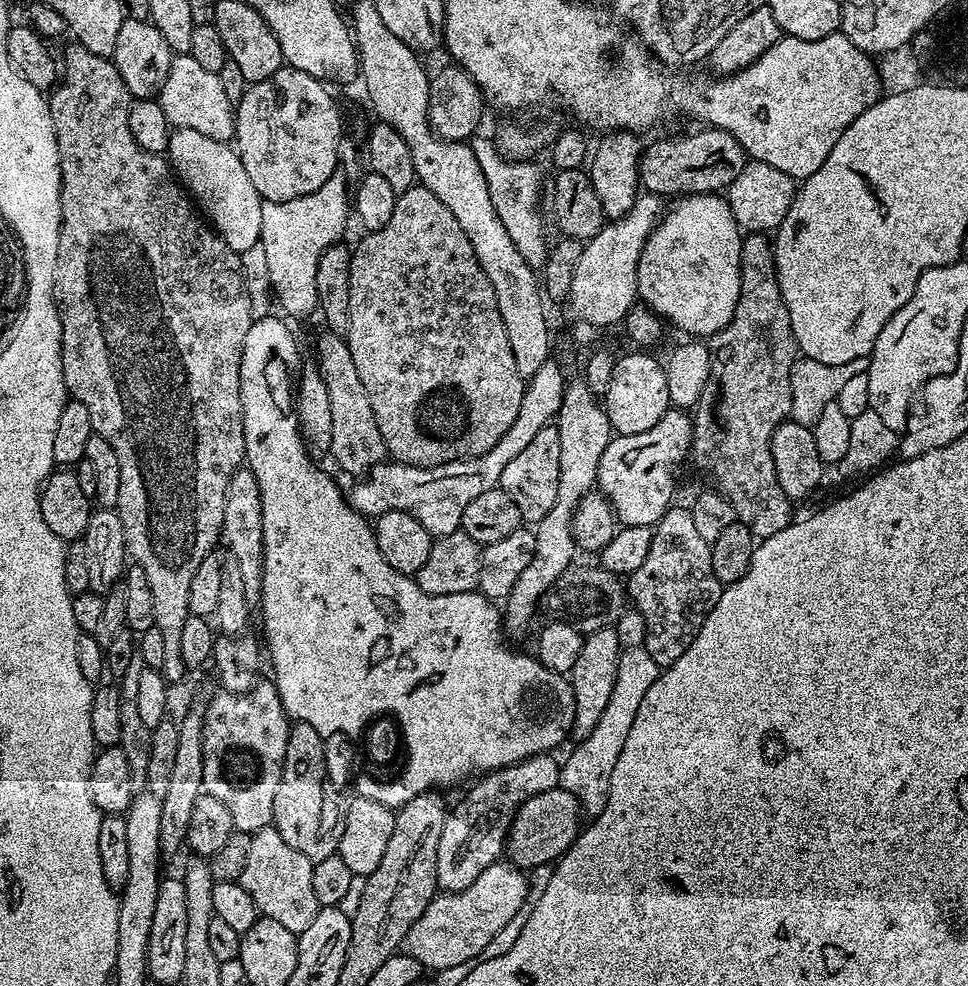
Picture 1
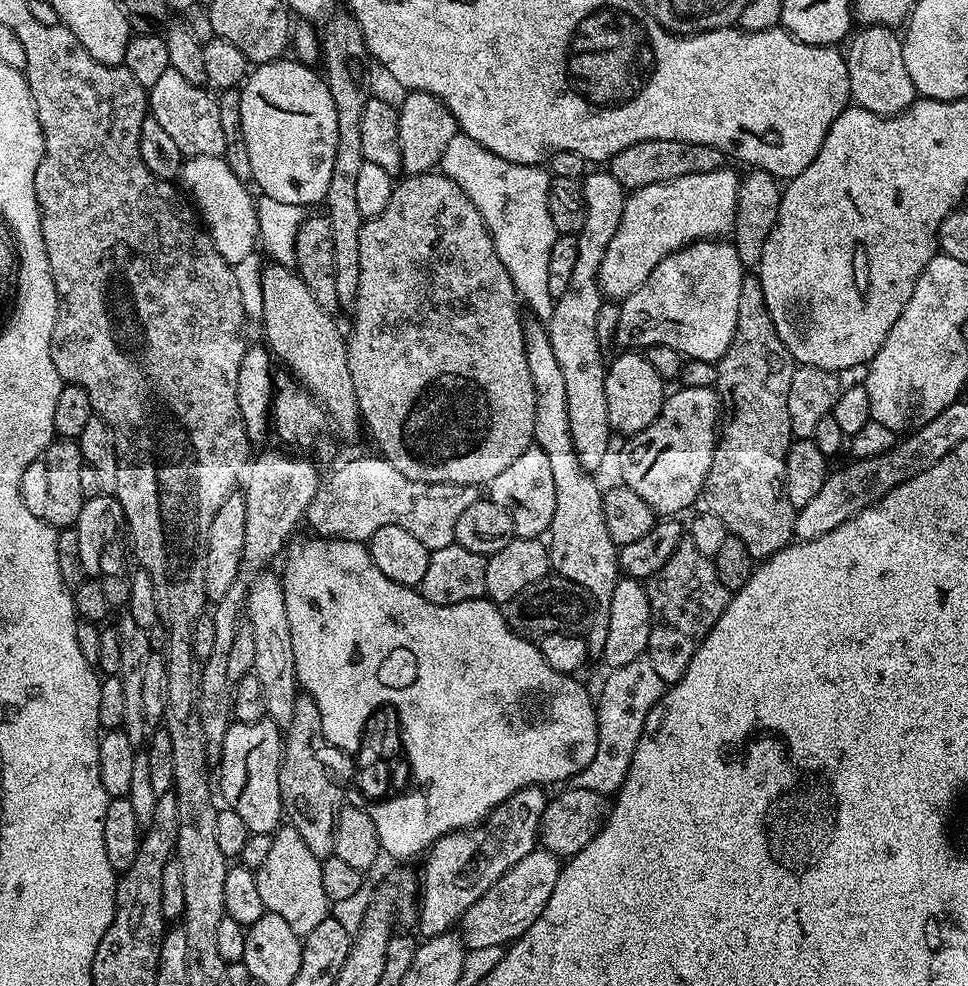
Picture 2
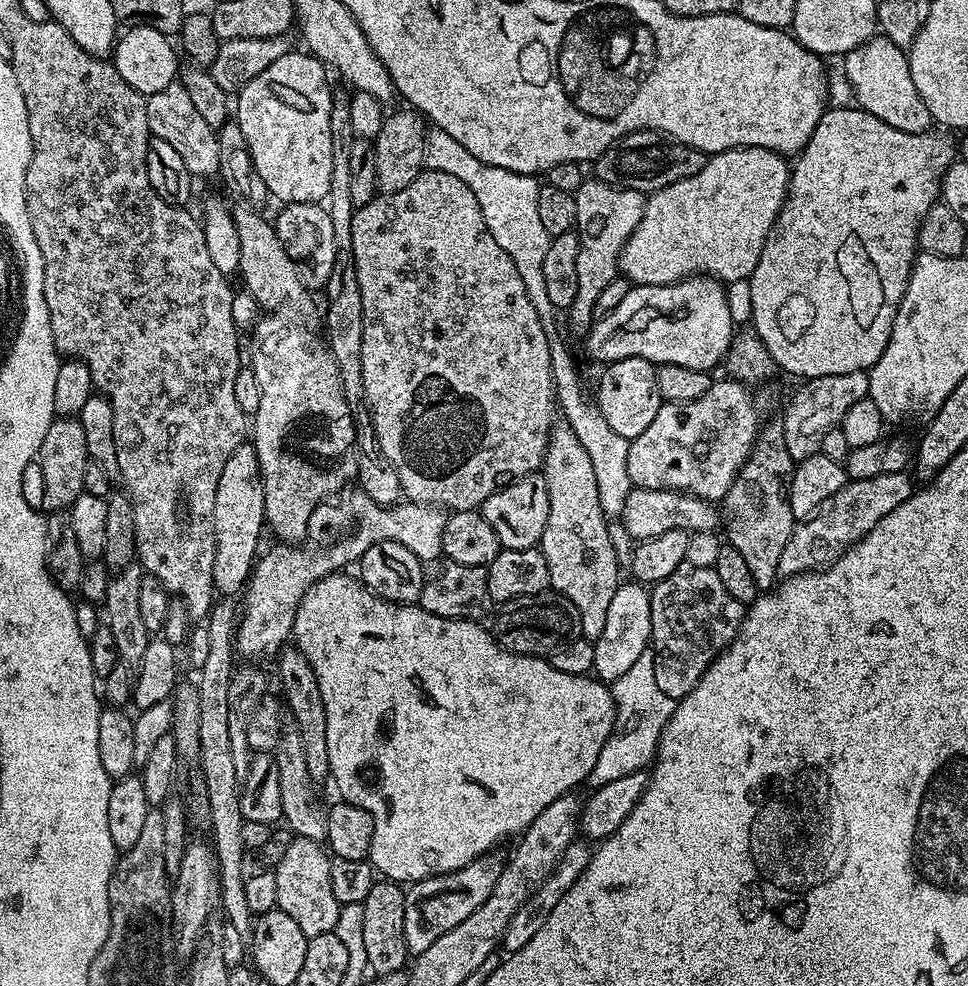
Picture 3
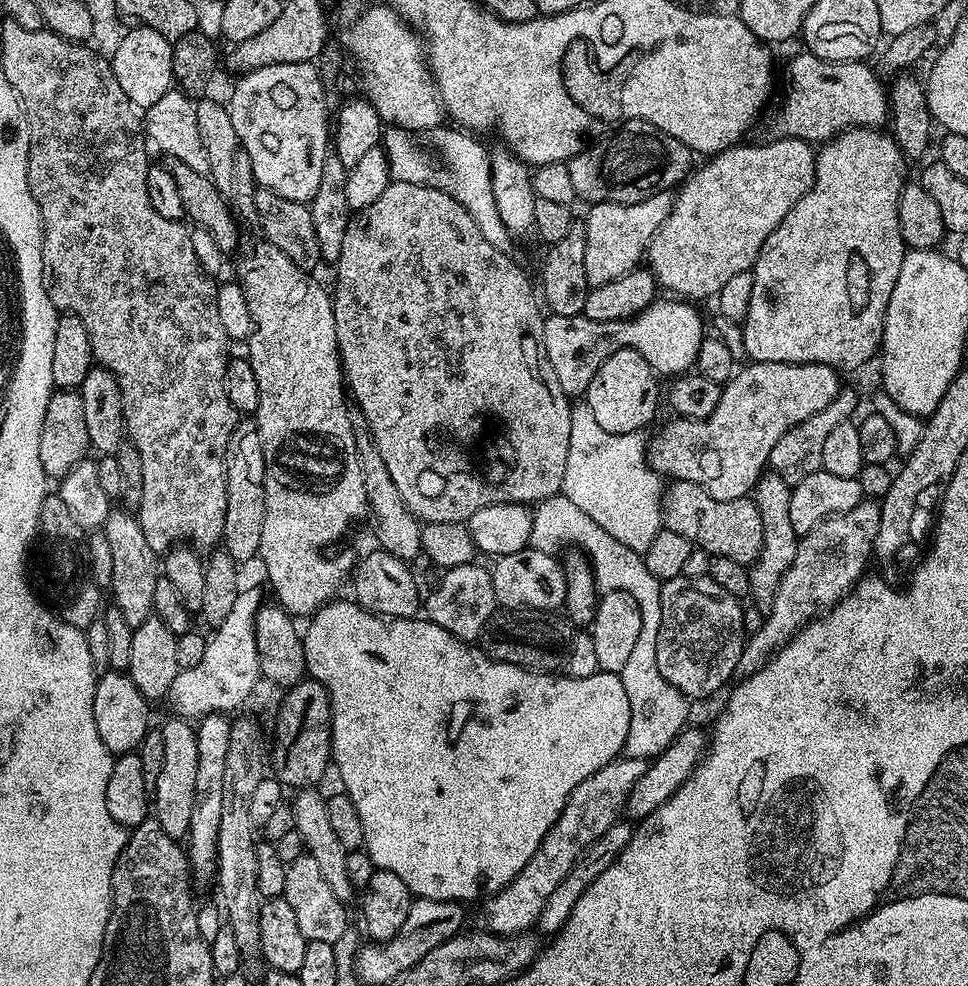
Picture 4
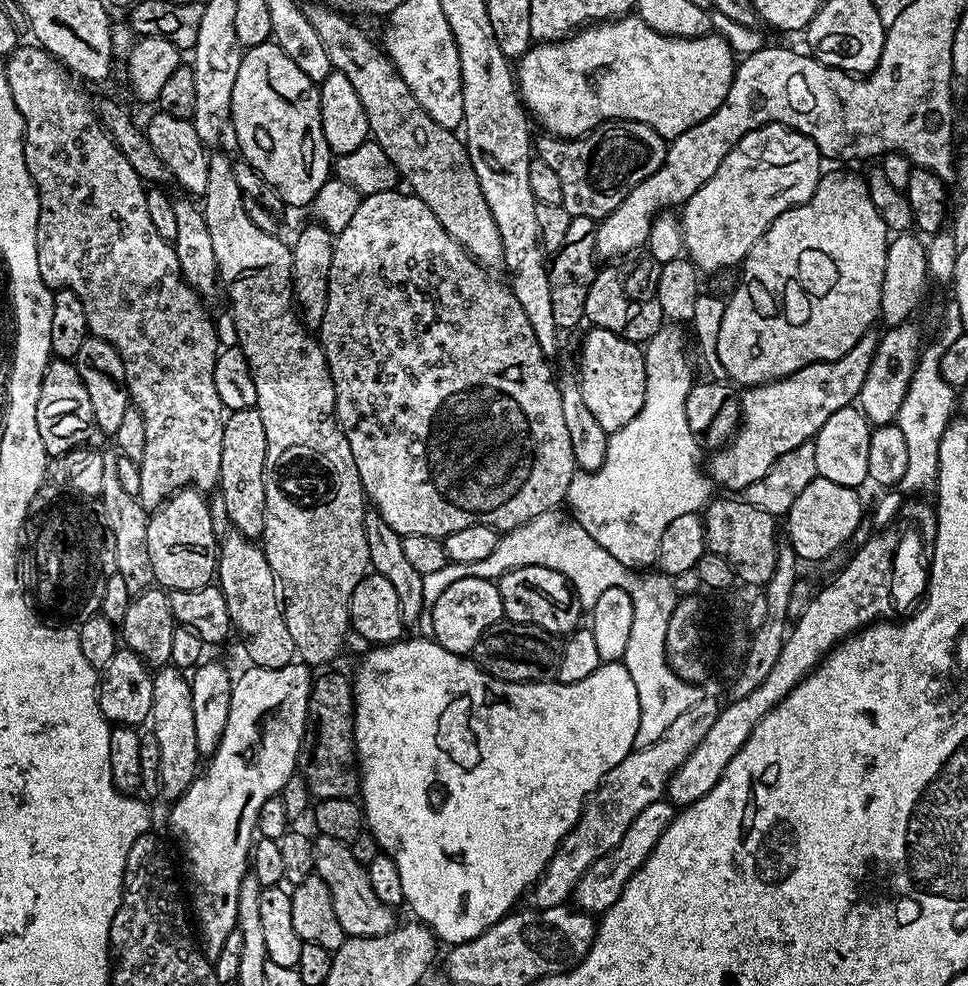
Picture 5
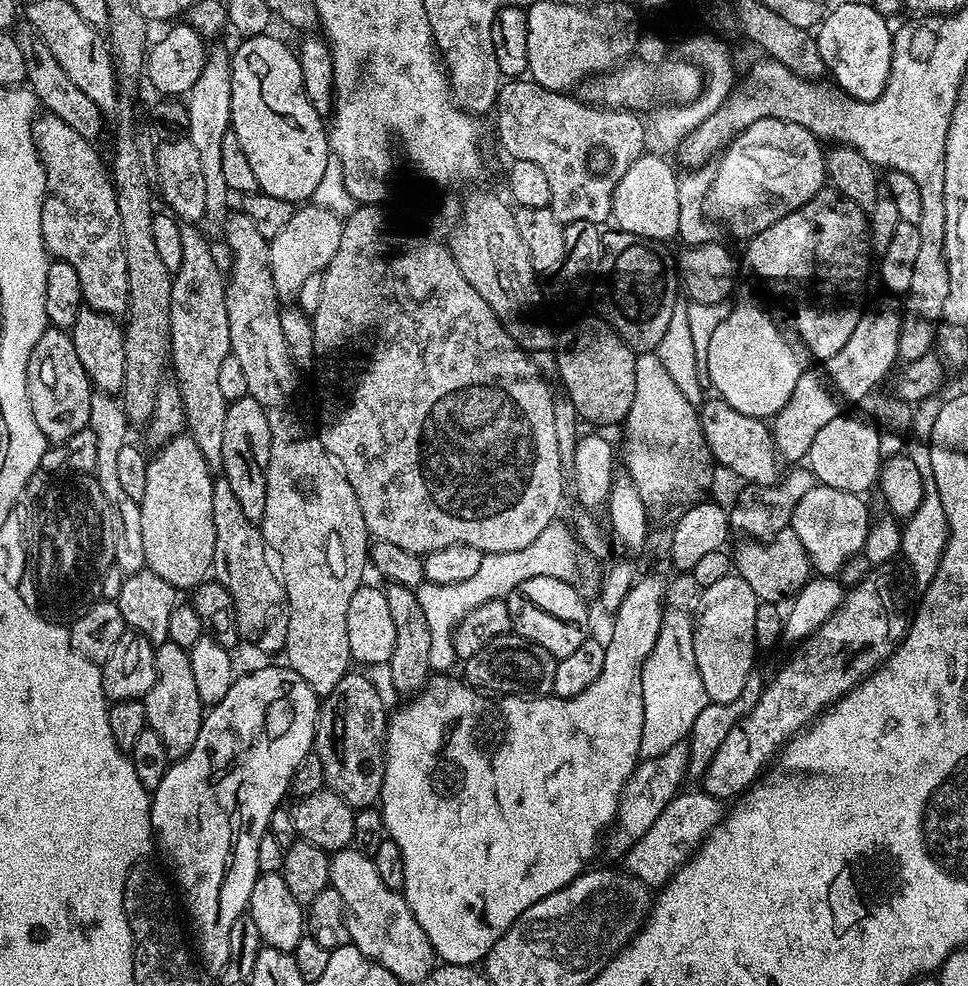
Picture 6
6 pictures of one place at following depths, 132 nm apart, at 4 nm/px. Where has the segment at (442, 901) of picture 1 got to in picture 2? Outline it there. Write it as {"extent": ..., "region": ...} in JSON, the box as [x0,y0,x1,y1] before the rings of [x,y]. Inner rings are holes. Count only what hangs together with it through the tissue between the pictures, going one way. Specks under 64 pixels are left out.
{"extent":[462,846,562,948],"region":[[[538,846],[522,862],[514,862],[510,870],[470,910],[466,910],[462,921],[463,939],[468,948],[489,948],[490,946],[507,946],[517,940],[546,910],[546,902],[550,902],[550,894],[554,894],[554,886],[558,883],[558,874],[562,867],[561,857],[553,852],[547,852],[543,846]]]}

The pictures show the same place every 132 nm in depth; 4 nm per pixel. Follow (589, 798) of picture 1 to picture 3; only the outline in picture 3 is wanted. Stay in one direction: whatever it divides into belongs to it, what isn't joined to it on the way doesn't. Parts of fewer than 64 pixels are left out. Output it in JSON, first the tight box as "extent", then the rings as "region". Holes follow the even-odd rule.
{"extent":[587,650,677,789],"region":[[[647,650],[631,664],[626,674],[610,684],[616,717],[610,738],[606,746],[602,746],[602,754],[598,754],[598,762],[594,762],[594,770],[587,778],[587,783],[592,784],[593,789],[606,786],[606,782],[626,778],[626,774],[643,772],[655,761],[662,730],[666,722],[670,722],[677,701],[662,693],[661,687],[657,685],[654,664],[655,653]]]}

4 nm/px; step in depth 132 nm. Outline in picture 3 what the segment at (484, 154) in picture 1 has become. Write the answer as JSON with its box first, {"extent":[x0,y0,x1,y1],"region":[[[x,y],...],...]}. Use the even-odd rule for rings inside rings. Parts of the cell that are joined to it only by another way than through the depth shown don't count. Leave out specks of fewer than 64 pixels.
{"extent":[426,127,634,518],"region":[[[433,127],[426,136],[426,164],[431,171],[454,174],[454,178],[466,182],[466,186],[470,186],[470,190],[474,190],[474,198],[478,198],[478,206],[482,206],[482,218],[486,218],[486,226],[490,230],[490,234],[494,234],[494,242],[498,242],[498,246],[502,246],[502,250],[506,250],[506,254],[510,254],[514,266],[518,266],[518,275],[522,277],[522,286],[526,286],[526,294],[530,298],[530,302],[534,302],[534,310],[538,310],[542,330],[546,330],[546,338],[550,346],[552,381],[556,387],[556,402],[559,411],[562,416],[564,412],[565,423],[572,427],[578,442],[582,442],[582,447],[586,450],[591,465],[594,466],[594,479],[598,482],[598,500],[602,502],[602,510],[605,516],[609,518],[619,517],[620,511],[626,506],[626,494],[634,487],[626,470],[626,458],[628,457],[630,442],[626,438],[614,434],[614,430],[610,430],[610,426],[606,426],[599,408],[593,404],[589,393],[588,396],[584,393],[584,388],[580,385],[580,374],[576,370],[576,364],[572,361],[567,346],[560,338],[559,330],[556,329],[558,309],[552,305],[549,296],[546,295],[546,281],[542,274],[542,261],[546,259],[550,237],[542,227],[542,221],[538,219],[538,190],[541,181],[536,176],[502,170],[498,166],[490,166],[486,162],[474,158],[474,154],[470,154],[470,150],[466,150],[466,146],[462,146],[462,142],[458,142],[458,138],[450,138],[450,134],[446,134],[441,128],[437,127]]]}

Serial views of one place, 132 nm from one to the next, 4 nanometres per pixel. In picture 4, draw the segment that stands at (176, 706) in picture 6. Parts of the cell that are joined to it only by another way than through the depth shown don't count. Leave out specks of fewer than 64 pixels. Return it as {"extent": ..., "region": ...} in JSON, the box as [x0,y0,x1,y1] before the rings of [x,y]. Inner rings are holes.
{"extent":[150,718,198,841],"region":[[[171,718],[159,725],[162,734],[162,771],[158,774],[158,786],[150,793],[154,819],[170,838],[183,841],[190,830],[190,814],[194,814],[194,782],[198,779],[198,738],[196,729],[183,718]]]}

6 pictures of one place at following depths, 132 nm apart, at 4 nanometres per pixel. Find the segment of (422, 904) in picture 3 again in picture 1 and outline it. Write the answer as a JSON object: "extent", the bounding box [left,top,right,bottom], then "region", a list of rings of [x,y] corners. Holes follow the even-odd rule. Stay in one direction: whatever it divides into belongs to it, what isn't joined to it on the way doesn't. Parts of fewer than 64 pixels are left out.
{"extent":[436,754,561,889],"region":[[[552,754],[528,756],[517,764],[495,768],[481,775],[475,781],[477,784],[456,805],[451,805],[446,826],[442,826],[442,838],[438,838],[436,882],[441,889],[470,886],[486,866],[497,863],[505,855],[508,831],[522,802],[559,785],[561,761],[554,757]]]}

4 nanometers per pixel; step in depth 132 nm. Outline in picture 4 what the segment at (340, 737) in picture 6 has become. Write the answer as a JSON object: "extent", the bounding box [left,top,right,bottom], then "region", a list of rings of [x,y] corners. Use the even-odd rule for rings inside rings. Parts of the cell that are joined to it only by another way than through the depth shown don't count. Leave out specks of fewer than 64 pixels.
{"extent":[270,678,332,790],"region":[[[305,678],[283,693],[284,701],[276,712],[276,749],[270,752],[270,768],[281,785],[292,790],[303,790],[319,785],[319,780],[330,772],[332,764],[332,707],[328,692],[316,680]]]}

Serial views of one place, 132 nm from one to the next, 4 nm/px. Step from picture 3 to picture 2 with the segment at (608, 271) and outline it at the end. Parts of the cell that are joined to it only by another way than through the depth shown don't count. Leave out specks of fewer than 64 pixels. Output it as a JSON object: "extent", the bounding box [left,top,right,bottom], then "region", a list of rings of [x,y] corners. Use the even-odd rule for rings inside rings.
{"extent":[546,171,626,473],"region":[[[589,171],[582,180],[586,222],[582,222],[582,230],[575,233],[578,242],[578,258],[570,277],[570,286],[566,286],[566,294],[555,297],[554,314],[550,314],[550,318],[546,321],[546,327],[548,341],[550,346],[554,346],[554,355],[557,356],[558,367],[562,370],[562,379],[566,381],[566,414],[570,417],[570,438],[574,442],[578,462],[587,472],[595,473],[596,468],[603,466],[604,459],[608,456],[608,443],[614,439],[614,433],[610,426],[610,414],[606,414],[606,382],[604,381],[606,359],[604,360],[603,354],[600,353],[602,345],[595,329],[599,306],[602,303],[598,270],[602,266],[602,257],[606,254],[606,246],[610,246],[610,238],[614,238],[614,230],[618,230],[618,226],[622,222],[626,189],[618,182],[618,178],[612,176],[611,171],[591,172]]]}

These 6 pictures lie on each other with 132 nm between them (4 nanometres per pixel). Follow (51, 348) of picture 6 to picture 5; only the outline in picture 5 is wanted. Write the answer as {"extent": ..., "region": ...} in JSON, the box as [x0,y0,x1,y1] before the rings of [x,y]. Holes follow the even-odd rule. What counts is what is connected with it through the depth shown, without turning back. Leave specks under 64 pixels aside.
{"extent":[38,358,94,457],"region":[[[59,358],[49,360],[48,369],[42,378],[42,394],[38,394],[38,434],[42,434],[42,446],[46,446],[49,457],[61,456],[70,450],[87,445],[91,432],[94,432],[94,425],[90,410],[90,394],[86,394],[86,386],[82,386],[82,378],[78,378],[75,363]]]}

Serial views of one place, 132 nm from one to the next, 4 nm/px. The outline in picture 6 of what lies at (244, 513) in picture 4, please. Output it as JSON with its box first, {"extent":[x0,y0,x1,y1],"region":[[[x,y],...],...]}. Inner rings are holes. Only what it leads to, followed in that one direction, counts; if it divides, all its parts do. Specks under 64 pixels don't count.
{"extent":[222,395,271,522],"region":[[[246,395],[229,403],[223,431],[222,476],[230,482],[230,490],[234,490],[246,518],[257,522],[263,521],[266,514],[266,466],[270,462],[271,441],[268,412],[253,396]]]}

